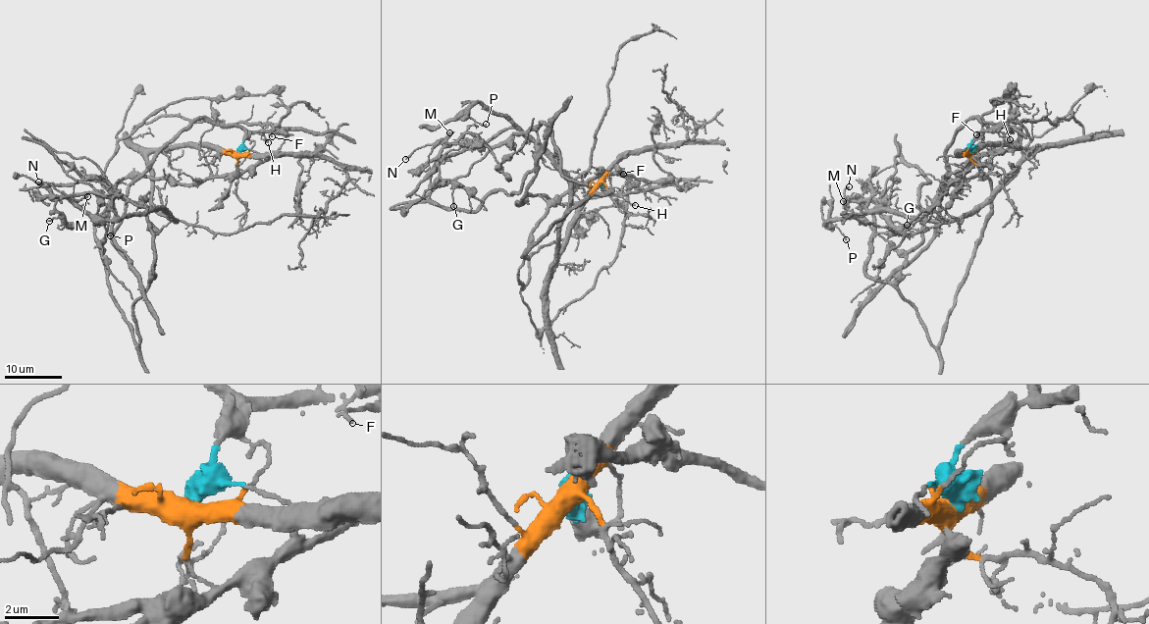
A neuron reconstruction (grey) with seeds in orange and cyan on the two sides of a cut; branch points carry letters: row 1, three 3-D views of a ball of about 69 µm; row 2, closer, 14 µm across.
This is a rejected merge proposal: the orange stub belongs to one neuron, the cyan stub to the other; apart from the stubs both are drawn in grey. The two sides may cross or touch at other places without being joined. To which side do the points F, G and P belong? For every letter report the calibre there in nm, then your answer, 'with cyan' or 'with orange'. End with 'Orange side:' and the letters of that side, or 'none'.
F: calibre 120 nm; with cyan
G: calibre 140 nm; with orange
P: calibre 110 nm; with orange
Orange side: G, P

